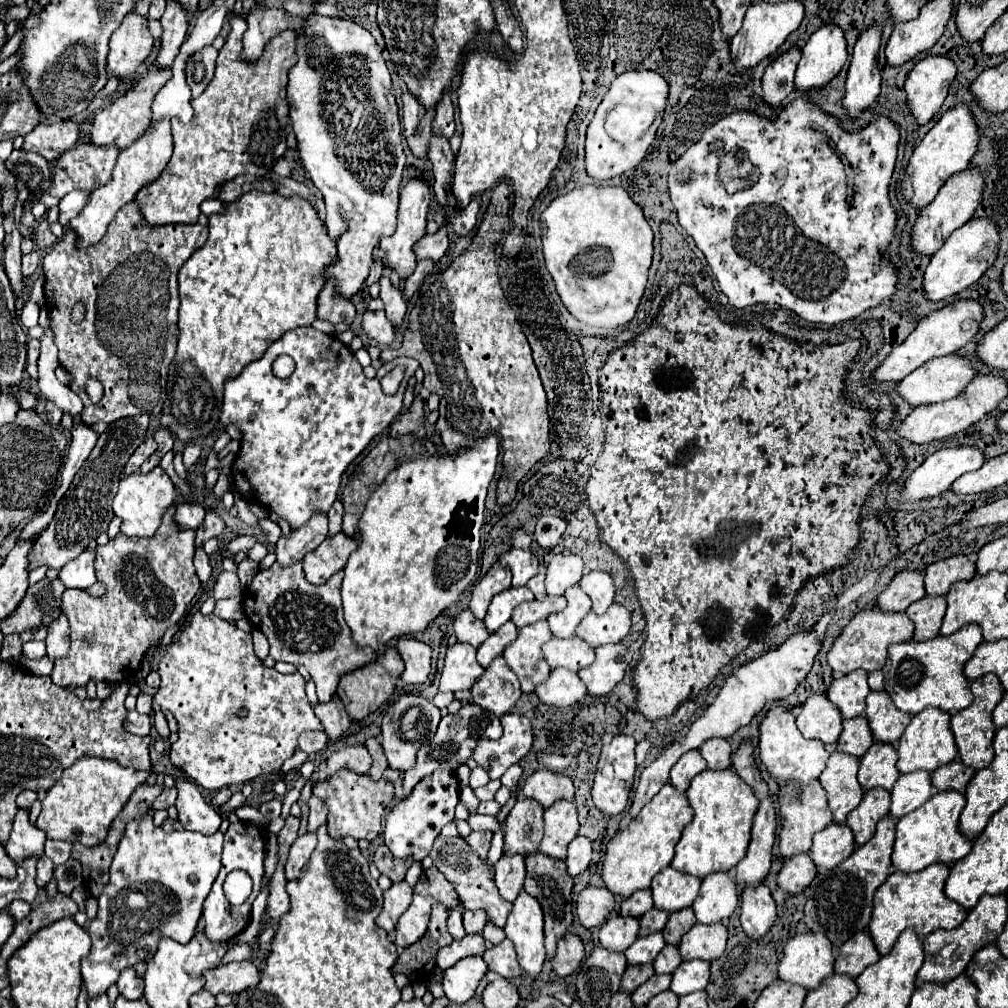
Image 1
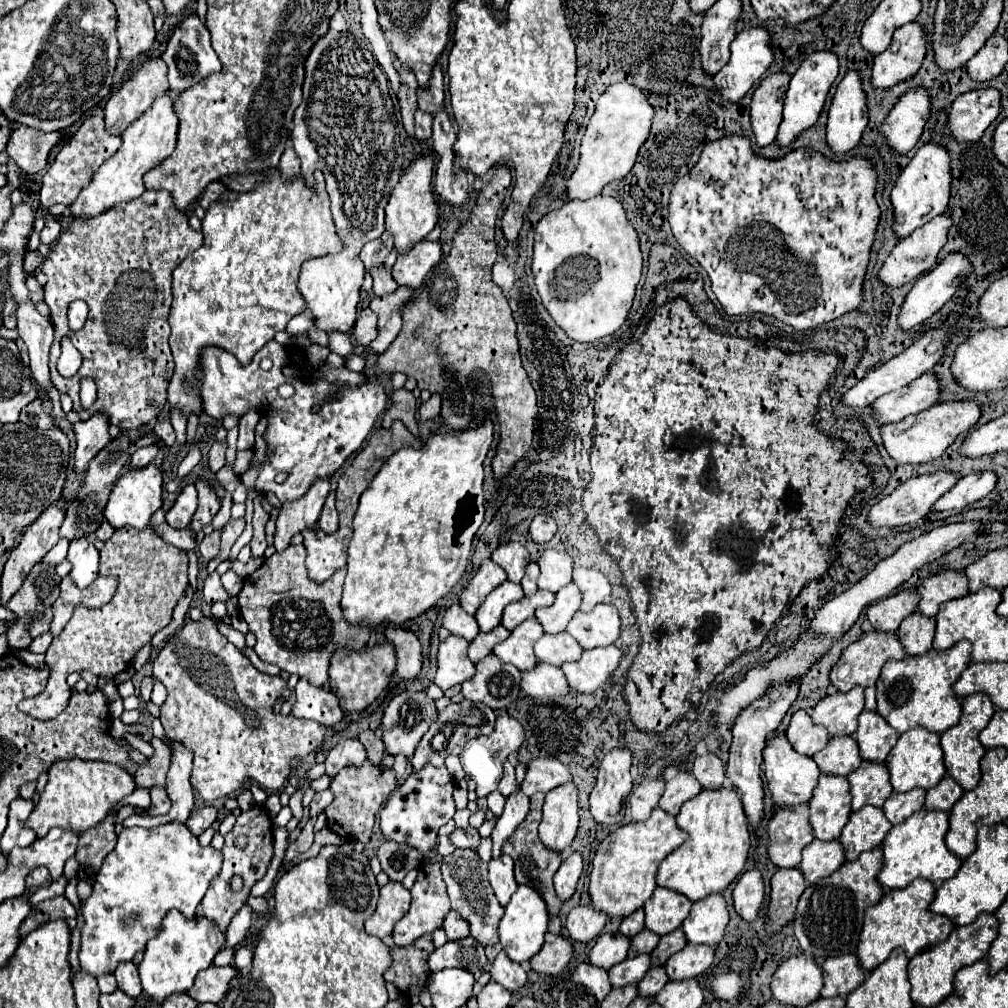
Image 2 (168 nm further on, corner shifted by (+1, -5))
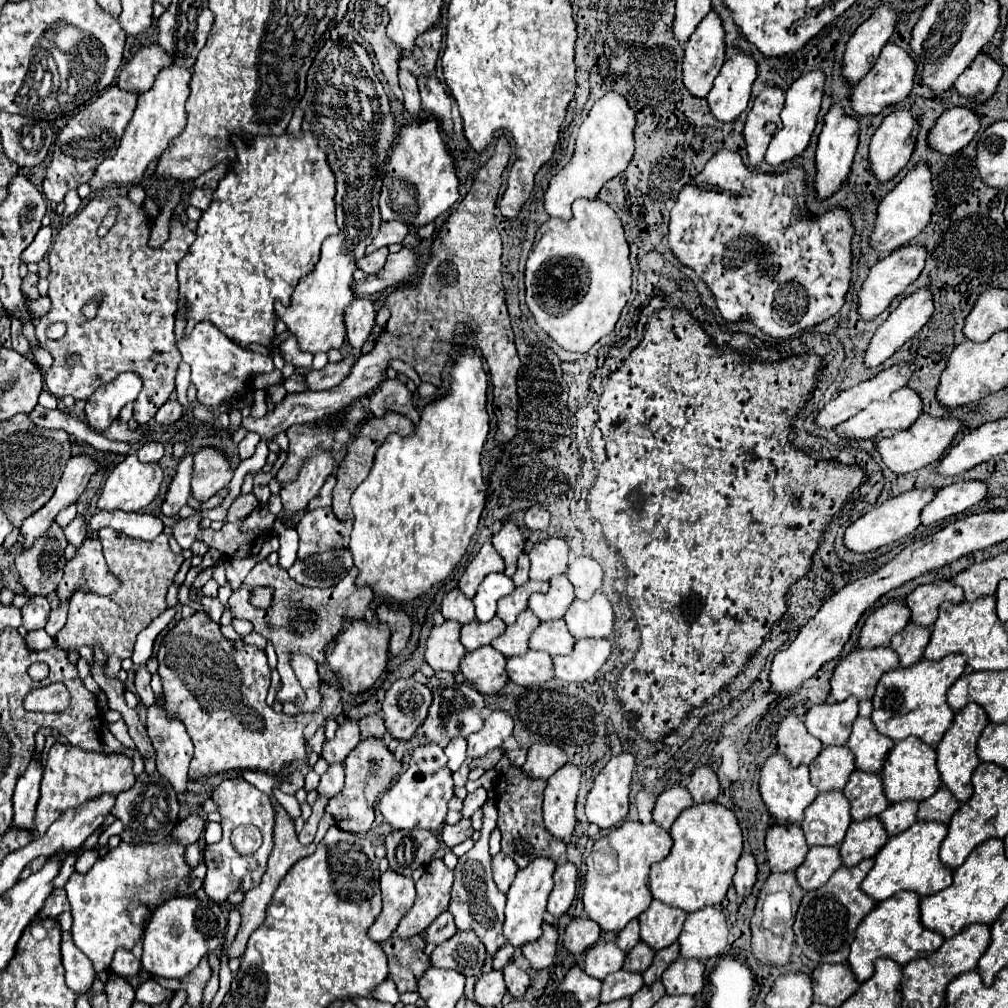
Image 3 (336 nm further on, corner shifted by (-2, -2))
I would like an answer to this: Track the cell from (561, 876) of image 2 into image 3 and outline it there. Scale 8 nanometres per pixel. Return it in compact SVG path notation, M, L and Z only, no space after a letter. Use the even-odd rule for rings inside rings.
M561 863L553 875L555 879L555 887L549 895L549 905L547 911L559 919L563 913L567 913L567 909L571 907L575 893L577 893L577 869L573 863Z

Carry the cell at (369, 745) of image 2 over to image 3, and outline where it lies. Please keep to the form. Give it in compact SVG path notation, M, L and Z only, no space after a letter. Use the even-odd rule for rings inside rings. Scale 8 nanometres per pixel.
M379 713L367 715L363 719L359 719L359 729L361 729L361 737L383 737L385 735L385 725L383 725L383 717Z

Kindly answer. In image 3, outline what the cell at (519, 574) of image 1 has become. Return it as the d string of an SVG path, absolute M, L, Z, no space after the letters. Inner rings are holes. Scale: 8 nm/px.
M507 521L507 523L503 523L501 531L493 535L491 541L493 541L493 547L497 549L497 553L505 561L505 575L511 577L517 567L517 557L523 553L523 545L525 545L519 527L513 521Z

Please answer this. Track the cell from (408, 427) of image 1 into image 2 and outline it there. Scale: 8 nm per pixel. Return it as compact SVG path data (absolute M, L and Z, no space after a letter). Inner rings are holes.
M406 388L394 390L392 396L390 396L390 406L388 406L388 410L384 412L384 418L382 418L382 428L388 430L396 420L402 420L404 426L406 426L414 436L418 436L416 412L418 412L418 406L416 406L414 394L408 392Z

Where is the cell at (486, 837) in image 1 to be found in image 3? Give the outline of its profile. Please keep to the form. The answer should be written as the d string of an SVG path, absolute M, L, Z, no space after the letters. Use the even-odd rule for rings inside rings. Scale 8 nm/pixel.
M461 819L455 825L443 825L441 829L441 839L447 847L453 847L457 843L463 843L465 839L469 839L473 835L473 827L469 819Z

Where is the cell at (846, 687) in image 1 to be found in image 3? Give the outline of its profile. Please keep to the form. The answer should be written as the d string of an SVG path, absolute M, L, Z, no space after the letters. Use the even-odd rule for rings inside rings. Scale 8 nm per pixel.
M845 699L843 703L813 705L805 715L805 727L809 735L827 745L845 745L851 725L857 719L857 699Z

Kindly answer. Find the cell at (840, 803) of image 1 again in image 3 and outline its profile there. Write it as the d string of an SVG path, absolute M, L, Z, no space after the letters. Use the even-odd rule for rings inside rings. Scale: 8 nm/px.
M841 791L817 795L817 799L805 809L801 829L809 847L813 845L839 845L849 829L851 815L849 803Z

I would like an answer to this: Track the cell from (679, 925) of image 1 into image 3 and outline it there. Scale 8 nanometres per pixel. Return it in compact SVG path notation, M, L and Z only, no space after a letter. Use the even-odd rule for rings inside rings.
M673 943L671 947L665 947L663 951L657 951L655 957L653 957L653 965L651 965L651 969L649 969L647 973L643 973L645 983L649 985L649 983L659 981L661 975L663 975L663 971L665 971L677 957L679 957L679 945L677 945L677 943Z

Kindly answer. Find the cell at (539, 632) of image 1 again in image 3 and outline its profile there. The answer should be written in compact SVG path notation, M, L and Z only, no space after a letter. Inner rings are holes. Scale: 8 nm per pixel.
M525 609L517 615L517 621L513 625L507 625L505 633L501 633L491 641L491 647L495 647L505 657L523 655L523 651L529 649L527 639L537 625L539 625L539 619L533 615L533 611Z

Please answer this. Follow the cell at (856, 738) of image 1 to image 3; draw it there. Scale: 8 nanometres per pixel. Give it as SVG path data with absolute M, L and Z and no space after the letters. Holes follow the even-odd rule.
M823 747L817 759L809 765L811 783L819 789L819 793L839 791L845 787L849 775L855 765L851 759L851 751L847 747Z

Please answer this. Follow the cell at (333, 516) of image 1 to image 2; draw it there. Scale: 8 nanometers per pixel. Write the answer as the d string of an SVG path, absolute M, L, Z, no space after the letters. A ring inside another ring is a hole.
M332 488L328 498L326 498L326 504L324 504L324 510L320 514L320 530L324 530L326 534L334 534L338 530L338 510L336 510L336 498L334 498L336 490Z

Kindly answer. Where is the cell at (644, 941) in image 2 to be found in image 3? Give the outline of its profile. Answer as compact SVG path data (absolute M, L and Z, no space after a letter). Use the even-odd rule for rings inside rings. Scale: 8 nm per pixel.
M639 941L637 947L629 951L625 969L631 971L631 973L645 973L645 971L649 969L651 961L653 961L653 951L651 951L651 947L647 947L647 945L643 945L643 943Z

